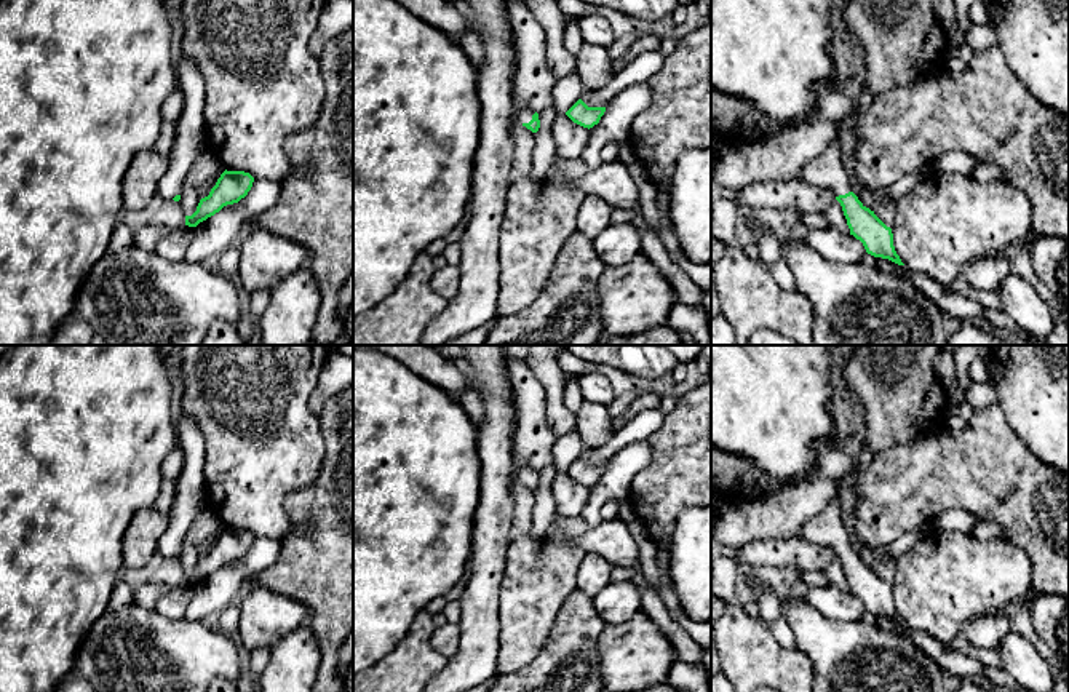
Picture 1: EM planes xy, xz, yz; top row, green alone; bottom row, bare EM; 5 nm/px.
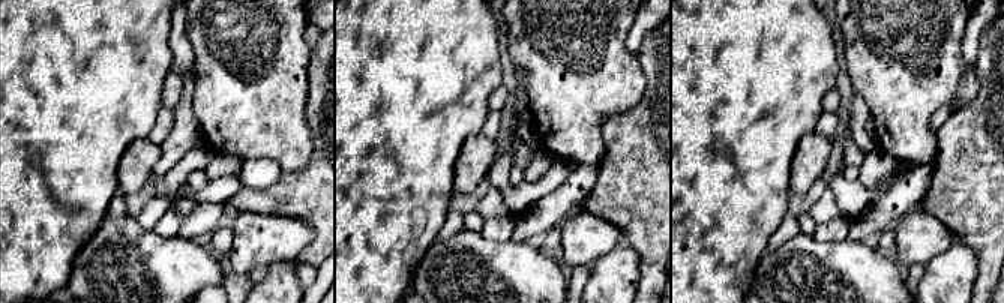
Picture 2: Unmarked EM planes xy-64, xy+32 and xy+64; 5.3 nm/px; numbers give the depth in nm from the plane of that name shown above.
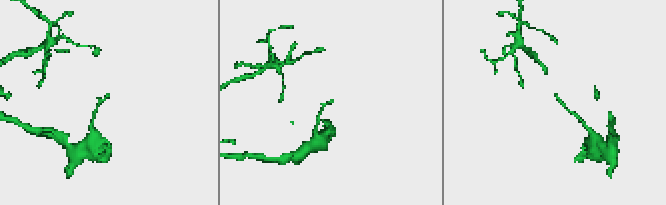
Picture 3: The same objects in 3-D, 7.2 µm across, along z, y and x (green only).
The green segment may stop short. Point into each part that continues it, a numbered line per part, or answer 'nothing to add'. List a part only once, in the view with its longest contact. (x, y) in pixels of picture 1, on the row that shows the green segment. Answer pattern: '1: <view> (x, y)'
1: xz (524, 115)

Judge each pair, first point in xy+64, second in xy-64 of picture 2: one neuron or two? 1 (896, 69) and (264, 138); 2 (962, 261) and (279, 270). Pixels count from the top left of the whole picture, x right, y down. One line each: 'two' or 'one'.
1: one
2: one

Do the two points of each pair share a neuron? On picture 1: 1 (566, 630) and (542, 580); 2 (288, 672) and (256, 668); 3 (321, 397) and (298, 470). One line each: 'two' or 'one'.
1: two
2: two
3: two

